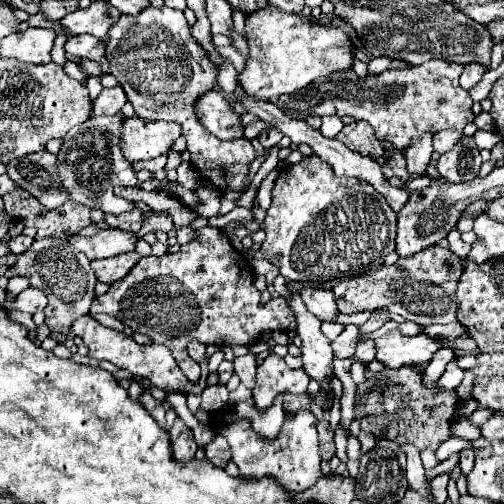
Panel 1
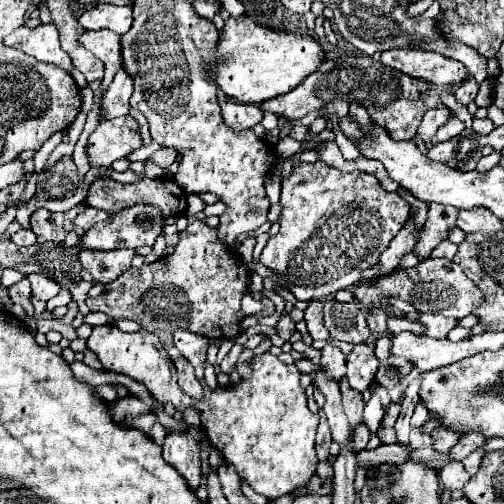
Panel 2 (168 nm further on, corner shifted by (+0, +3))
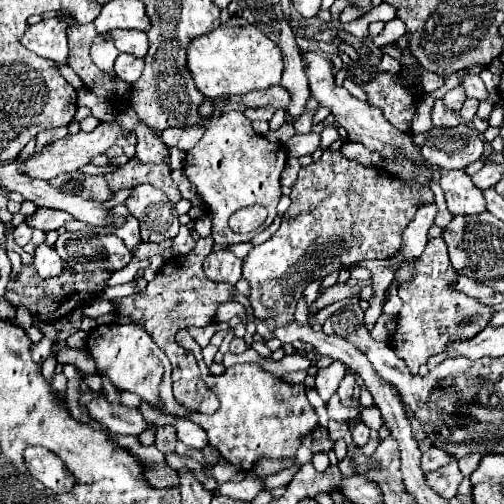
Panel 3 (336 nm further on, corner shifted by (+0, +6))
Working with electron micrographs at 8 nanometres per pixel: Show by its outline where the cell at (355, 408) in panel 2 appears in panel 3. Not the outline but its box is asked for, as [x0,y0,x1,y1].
[326,394,358,422]

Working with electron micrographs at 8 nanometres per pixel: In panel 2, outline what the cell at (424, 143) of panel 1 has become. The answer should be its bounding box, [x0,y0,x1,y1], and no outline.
[417,107,451,143]

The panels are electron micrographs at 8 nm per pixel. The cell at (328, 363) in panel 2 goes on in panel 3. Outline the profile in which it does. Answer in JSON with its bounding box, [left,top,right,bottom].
[315,360,347,402]

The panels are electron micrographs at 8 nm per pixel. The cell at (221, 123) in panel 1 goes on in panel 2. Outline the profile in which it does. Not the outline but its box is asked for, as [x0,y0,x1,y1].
[221,99,259,131]

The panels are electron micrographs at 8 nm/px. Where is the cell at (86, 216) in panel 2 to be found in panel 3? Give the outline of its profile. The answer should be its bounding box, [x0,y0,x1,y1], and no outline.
[25,208,73,230]

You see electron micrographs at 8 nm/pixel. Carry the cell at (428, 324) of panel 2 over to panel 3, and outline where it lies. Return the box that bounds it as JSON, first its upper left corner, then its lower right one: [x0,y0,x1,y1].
[391,238,491,374]

